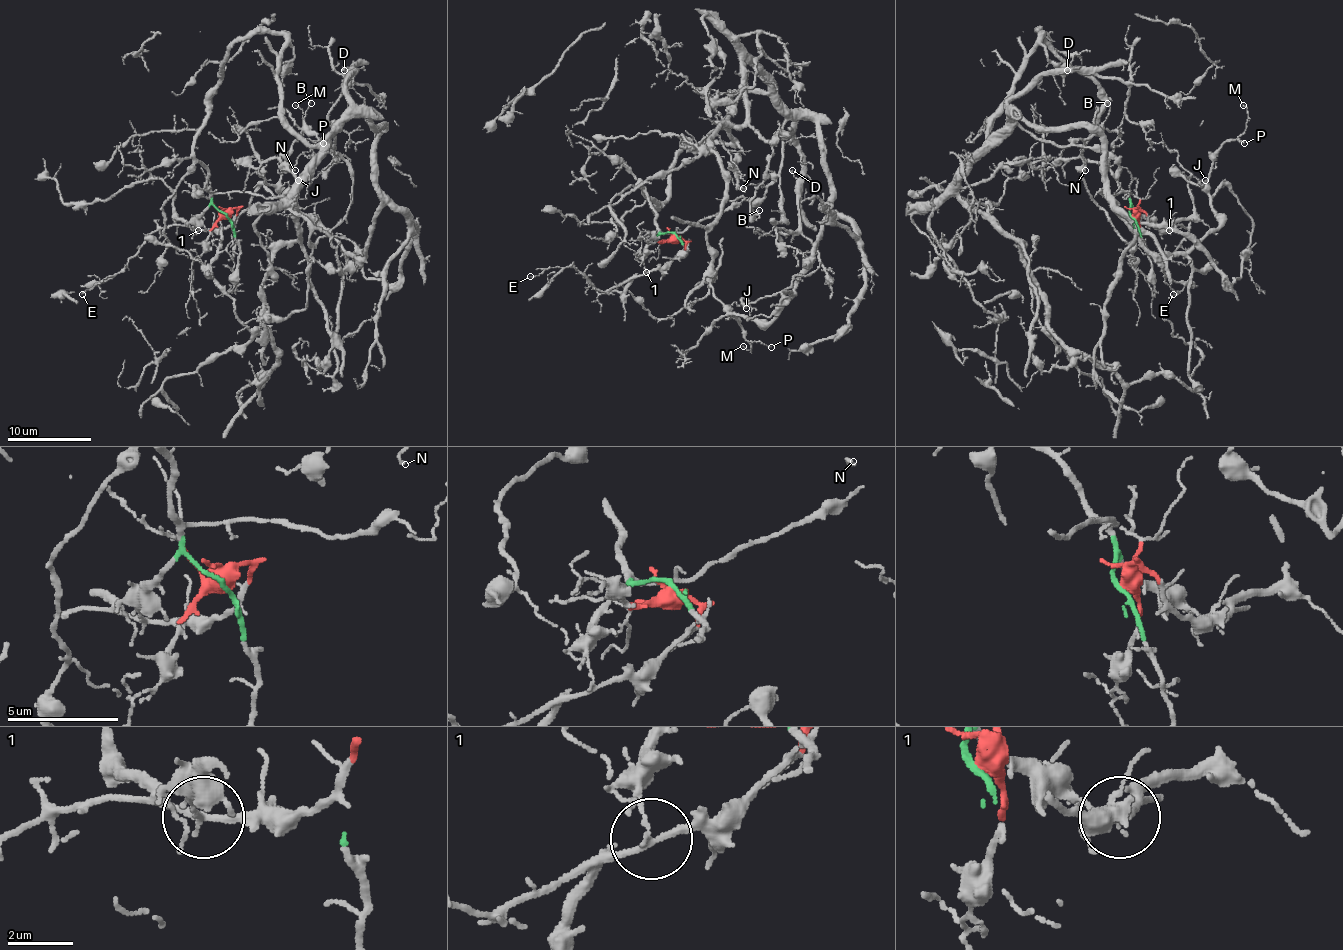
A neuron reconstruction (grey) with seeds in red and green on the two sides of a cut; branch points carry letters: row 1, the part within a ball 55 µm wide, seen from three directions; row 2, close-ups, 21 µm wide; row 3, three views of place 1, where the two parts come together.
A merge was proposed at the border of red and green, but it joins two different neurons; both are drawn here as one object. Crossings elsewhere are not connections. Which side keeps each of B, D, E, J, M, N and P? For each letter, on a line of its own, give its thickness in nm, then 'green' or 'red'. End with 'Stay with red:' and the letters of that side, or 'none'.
B: 120 nm | green
D: 120 nm | green
E: 100 nm | red
J: 90 nm | green
M: 100 nm | green
N: 120 nm | green
P: 110 nm | green
Stay with red: E

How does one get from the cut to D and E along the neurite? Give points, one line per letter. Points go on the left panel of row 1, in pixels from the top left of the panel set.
D: (226, 217), (193, 156), (224, 54), (256, 33), (285, 39), (279, 110), (310, 144), (348, 106), (343, 71)
E: (226, 217), (235, 209), (237, 211), (233, 221), (220, 230), (182, 225), (155, 230), (126, 265), (82, 294)

